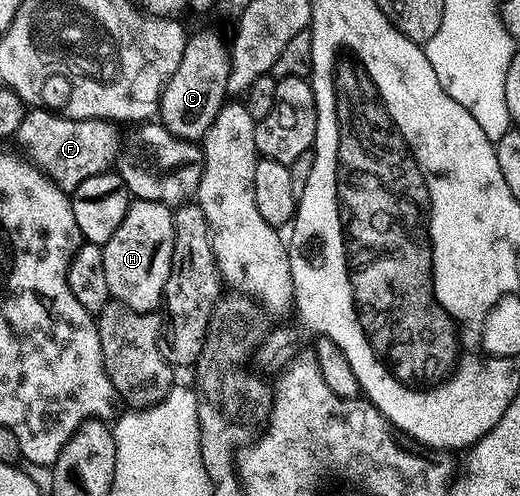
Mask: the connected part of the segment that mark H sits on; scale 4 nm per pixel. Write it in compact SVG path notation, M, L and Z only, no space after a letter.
M131 199L120 226L102 245L104 274L108 277L111 297L137 312L155 311L163 303L164 286L171 272L173 245L174 214L171 205Z

